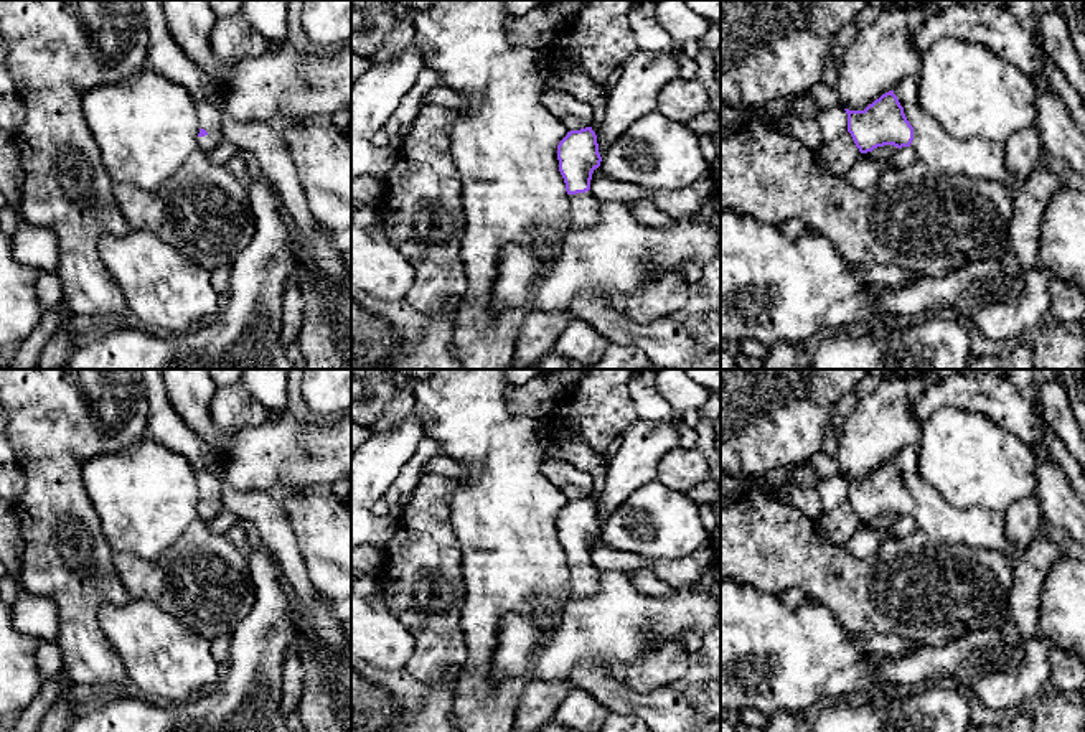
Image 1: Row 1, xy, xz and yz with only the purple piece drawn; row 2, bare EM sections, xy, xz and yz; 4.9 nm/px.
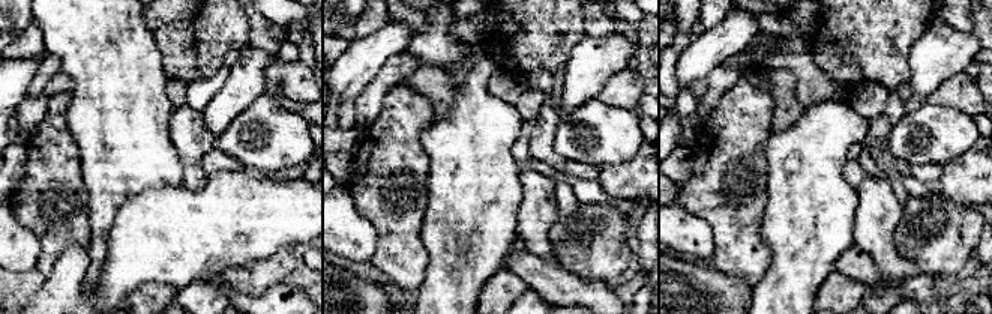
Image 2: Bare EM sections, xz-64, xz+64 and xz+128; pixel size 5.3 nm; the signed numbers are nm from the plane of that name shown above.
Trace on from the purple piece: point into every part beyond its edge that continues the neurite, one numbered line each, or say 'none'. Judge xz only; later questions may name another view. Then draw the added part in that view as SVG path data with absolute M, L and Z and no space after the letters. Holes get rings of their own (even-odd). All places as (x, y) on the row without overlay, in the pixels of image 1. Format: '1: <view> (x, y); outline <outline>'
1: xz (584, 577); outline M592 561L569 564L569 579L572 594L577 597L590 597L599 590L602 570Z

